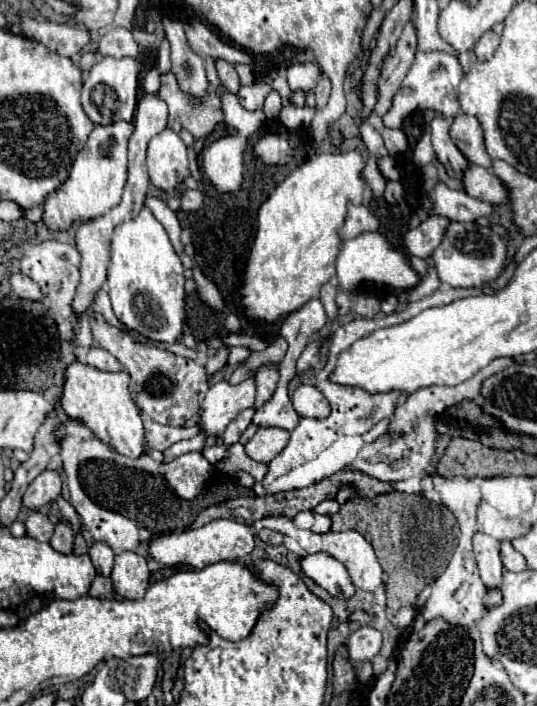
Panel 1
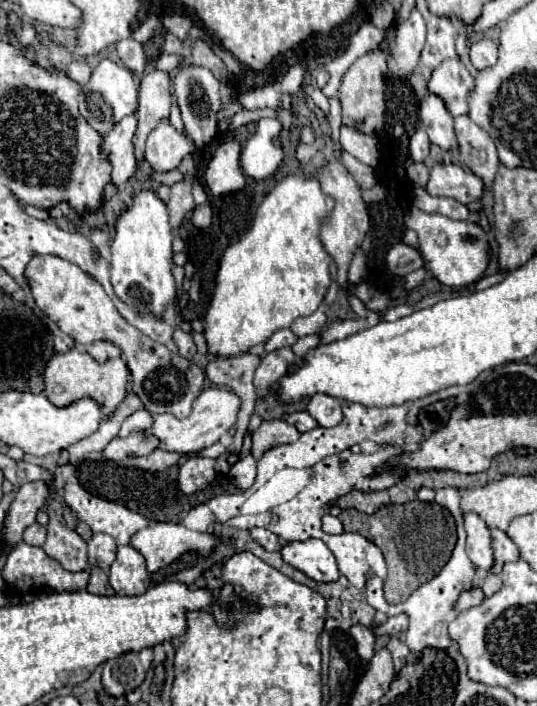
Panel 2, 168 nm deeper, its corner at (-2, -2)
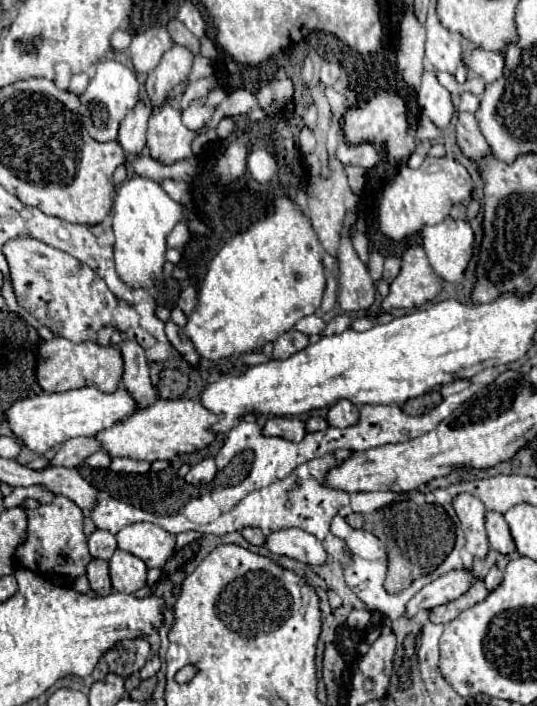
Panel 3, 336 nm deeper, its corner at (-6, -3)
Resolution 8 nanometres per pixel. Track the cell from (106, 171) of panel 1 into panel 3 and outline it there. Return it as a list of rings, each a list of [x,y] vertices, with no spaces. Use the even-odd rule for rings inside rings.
[[[138,101],[132,111],[124,117],[120,131],[118,131],[118,143],[128,155],[142,153],[146,145],[146,123],[152,113],[152,107],[148,107],[144,101]]]

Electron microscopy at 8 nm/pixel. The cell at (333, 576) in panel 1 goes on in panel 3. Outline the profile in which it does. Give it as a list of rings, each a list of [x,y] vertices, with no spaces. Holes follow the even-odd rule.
[[[302,529],[272,531],[266,537],[266,547],[276,555],[286,555],[310,565],[322,565],[328,561],[328,553],[322,543]]]

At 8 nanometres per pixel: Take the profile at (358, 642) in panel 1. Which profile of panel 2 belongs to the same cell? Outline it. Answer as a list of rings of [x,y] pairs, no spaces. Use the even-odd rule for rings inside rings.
[[[400,614],[400,616],[394,616],[394,618],[388,618],[388,622],[372,628],[372,634],[378,638],[378,636],[392,636],[392,634],[400,634],[408,628],[408,616]]]

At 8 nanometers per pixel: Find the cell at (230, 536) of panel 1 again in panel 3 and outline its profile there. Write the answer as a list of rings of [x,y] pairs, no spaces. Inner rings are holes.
[[[136,523],[116,533],[118,549],[136,555],[146,567],[164,567],[174,553],[174,539],[154,523]]]

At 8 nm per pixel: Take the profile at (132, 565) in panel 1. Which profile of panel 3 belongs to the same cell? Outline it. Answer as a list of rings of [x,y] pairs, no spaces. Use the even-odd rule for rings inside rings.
[[[116,551],[110,557],[112,587],[120,593],[134,593],[146,585],[146,565],[138,557],[126,551]]]

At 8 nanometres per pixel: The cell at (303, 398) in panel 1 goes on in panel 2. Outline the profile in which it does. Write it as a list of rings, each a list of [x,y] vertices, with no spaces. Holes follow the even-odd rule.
[[[316,394],[308,400],[306,412],[324,428],[336,426],[342,422],[342,410],[340,410],[340,400],[328,396],[328,394]]]

